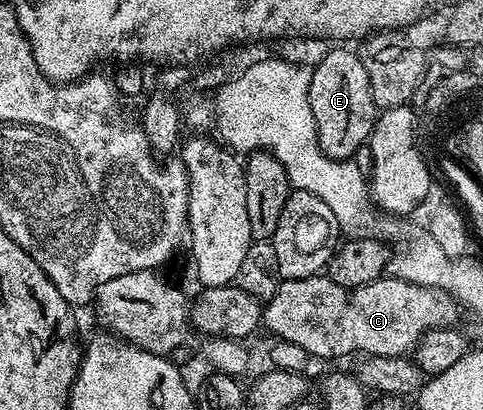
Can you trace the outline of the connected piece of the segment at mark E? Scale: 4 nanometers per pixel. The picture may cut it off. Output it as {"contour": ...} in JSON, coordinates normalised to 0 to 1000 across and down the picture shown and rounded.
{"contour":[[[687,115],[685,127],[673,141],[667,141],[658,159],[642,168],[640,256],[646,259],[648,288],[654,290],[663,356],[685,390],[725,390],[733,385],[741,361],[766,344],[781,280],[781,266],[772,249],[772,220],[764,220],[764,180],[756,180],[752,139],[741,124],[725,127],[718,117],[725,115]]]}

